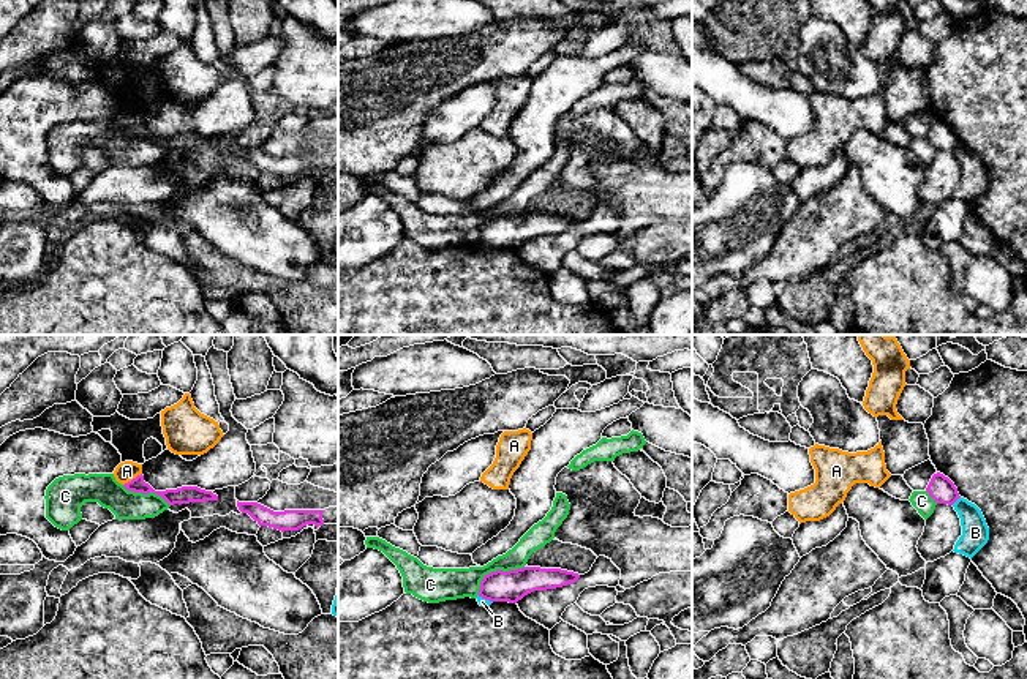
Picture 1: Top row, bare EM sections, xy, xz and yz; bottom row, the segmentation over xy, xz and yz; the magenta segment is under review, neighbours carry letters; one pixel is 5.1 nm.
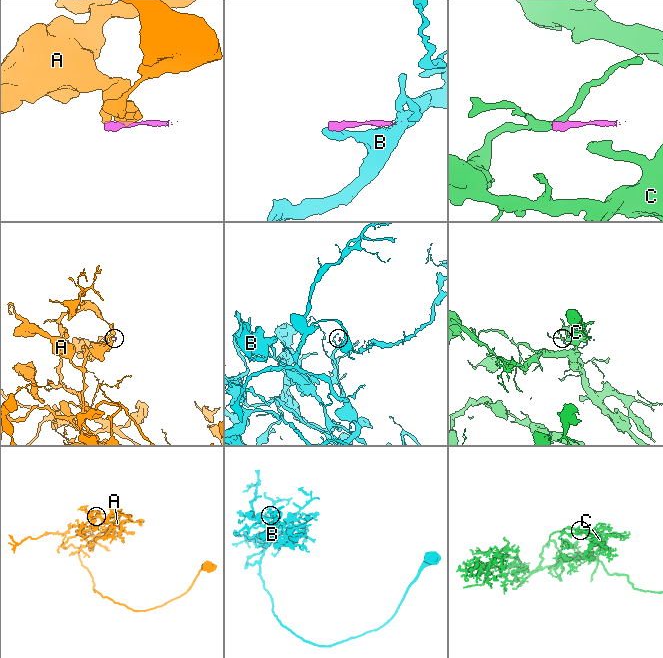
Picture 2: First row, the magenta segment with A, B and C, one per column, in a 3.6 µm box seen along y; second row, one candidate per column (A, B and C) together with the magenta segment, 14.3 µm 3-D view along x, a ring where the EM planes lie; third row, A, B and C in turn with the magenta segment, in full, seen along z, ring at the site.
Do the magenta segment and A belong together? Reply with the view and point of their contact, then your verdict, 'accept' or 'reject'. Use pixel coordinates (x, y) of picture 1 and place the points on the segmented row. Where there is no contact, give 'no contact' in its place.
xy (133, 479) | reject

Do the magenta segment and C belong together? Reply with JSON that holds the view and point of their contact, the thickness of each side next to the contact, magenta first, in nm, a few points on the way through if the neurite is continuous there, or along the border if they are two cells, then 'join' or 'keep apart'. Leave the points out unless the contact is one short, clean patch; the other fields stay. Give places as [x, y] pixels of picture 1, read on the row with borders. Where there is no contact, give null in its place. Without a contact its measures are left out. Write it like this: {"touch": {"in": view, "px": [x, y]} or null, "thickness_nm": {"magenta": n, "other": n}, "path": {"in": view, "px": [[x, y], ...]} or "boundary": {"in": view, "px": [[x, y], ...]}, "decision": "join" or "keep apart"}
{"touch": {"in": "xz", "px": [496, 570]}, "thickness_nm": {"magenta": 160, "other": 160}, "boundary": {"in": "xz", "px": [[523, 566], [514, 570], [489, 572], [481, 581], [477, 594]]}, "decision": "keep apart"}

